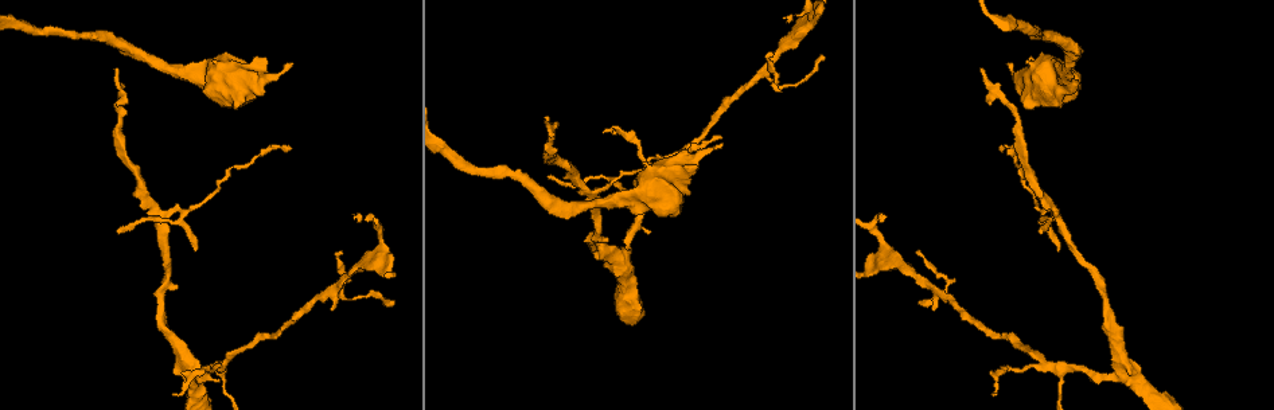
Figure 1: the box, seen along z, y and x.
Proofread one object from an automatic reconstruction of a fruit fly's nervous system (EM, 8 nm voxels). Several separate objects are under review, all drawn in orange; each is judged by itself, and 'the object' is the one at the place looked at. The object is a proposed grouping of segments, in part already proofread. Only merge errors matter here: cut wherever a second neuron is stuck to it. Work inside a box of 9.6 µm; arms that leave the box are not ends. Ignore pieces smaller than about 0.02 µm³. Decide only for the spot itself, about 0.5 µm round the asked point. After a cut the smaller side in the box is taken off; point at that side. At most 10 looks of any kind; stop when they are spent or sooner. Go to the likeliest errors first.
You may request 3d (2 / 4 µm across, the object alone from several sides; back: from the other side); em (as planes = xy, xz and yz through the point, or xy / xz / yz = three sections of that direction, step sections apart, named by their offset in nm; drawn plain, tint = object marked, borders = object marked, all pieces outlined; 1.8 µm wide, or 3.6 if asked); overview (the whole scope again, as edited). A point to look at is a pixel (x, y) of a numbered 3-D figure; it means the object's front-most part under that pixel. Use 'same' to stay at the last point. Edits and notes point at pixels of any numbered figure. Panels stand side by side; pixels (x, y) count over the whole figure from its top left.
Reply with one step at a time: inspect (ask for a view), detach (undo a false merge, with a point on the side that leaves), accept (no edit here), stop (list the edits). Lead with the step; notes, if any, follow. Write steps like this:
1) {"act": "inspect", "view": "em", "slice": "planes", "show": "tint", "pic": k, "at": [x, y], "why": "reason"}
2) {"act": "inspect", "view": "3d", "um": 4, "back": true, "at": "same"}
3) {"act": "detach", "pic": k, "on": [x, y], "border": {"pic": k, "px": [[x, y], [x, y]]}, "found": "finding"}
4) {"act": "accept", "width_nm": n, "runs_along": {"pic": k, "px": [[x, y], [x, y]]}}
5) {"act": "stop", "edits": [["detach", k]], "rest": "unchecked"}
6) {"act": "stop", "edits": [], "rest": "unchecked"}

{"act": "inspect", "view": "3d", "um": 2, "back": true, "pic": 1, "at": [592, 198], "why": "three-way junction"}

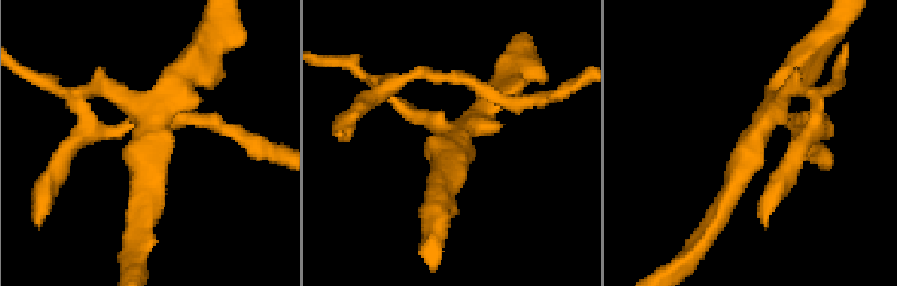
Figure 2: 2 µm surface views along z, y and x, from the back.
{"act": "inspect", "view": "em", "slice": "planes", "show": "tint", "pic": 2, "at": [761, 131], "why": "shape alone is not enough"}

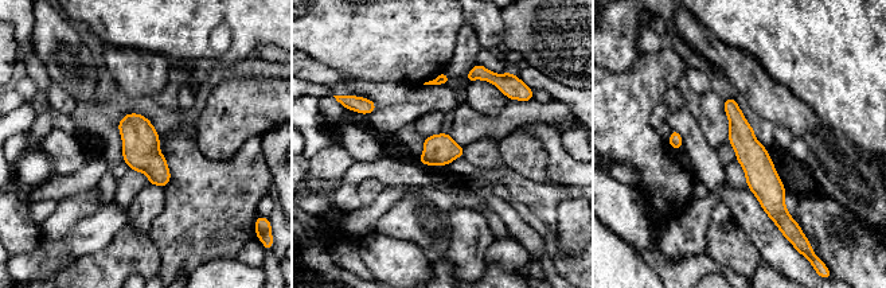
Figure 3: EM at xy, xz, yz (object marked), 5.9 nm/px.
{"act": "accept", "width_nm": 180, "runs_along": {"pic": 3, "px": [[728, 102], [772, 201], [785, 214]]}, "found": "all the same neuron"}

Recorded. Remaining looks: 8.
{"act": "inspect", "view": "em", "slice": "planes", "show": "tint", "pic": 1, "at": [1045, 368], "why": "three-way junction"}

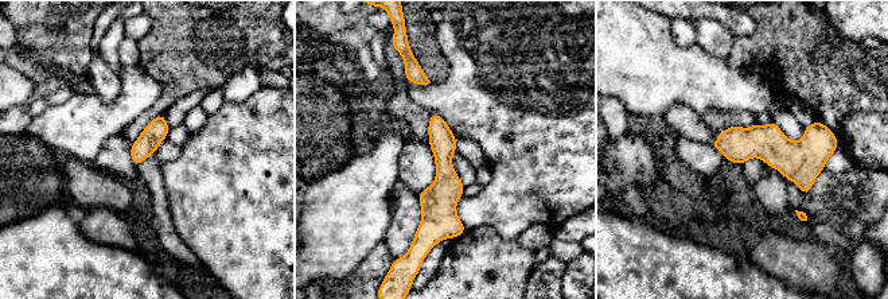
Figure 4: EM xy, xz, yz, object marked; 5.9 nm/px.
{"act": "accept", "runs_along": {"pic": 4, "px": [[433, 117], [443, 142], [439, 232]]}, "found": "one neuron here"}

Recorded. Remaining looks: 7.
{"act": "inspect", "view": "em", "slice": "yz", "step": 4, "show": "tint", "pic": 1, "at": [937, 292], "why": "a fork"}

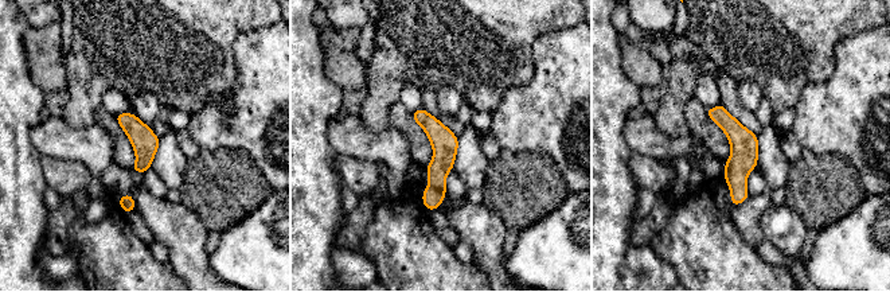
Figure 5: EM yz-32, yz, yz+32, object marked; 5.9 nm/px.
{"act": "inspect", "view": "em", "slice": "planes", "show": "tint", "at": "same", "why": "another direction"}

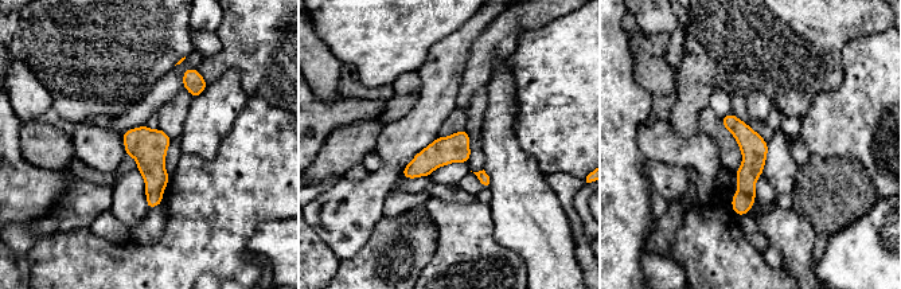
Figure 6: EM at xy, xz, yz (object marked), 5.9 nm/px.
{"act": "accept", "found": "all the same neuron"}

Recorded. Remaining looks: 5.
{"act": "inspect", "view": "em", "slice": "planes", "show": "tint", "pic": 1, "at": [876, 229], "why": "sharp bend"}

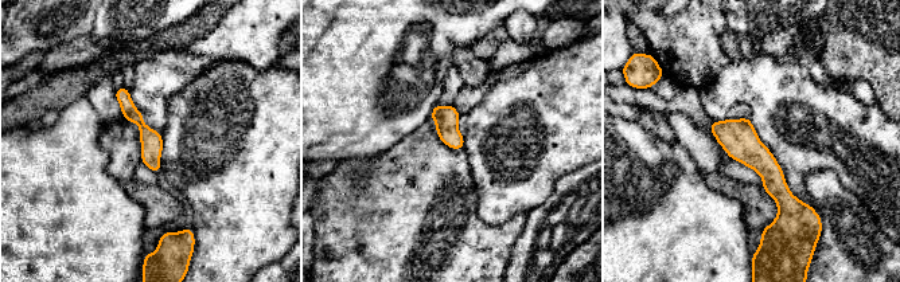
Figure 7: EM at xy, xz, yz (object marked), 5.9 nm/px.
{"act": "accept", "runs_along": {"pic": 7, "px": [[715, 124], [772, 175], [782, 216]]}, "found": "continuous, no second neuron"}

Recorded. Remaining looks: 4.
{"act": "stop", "edits": [], "rest": "unchecked"}

